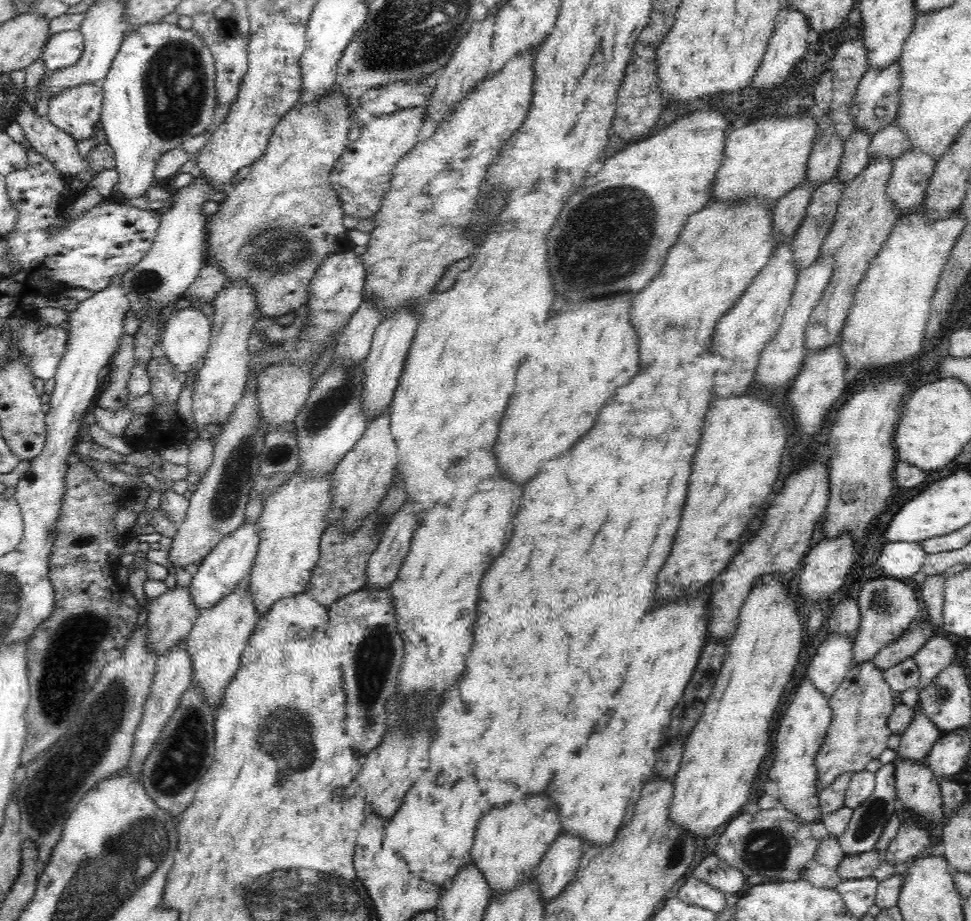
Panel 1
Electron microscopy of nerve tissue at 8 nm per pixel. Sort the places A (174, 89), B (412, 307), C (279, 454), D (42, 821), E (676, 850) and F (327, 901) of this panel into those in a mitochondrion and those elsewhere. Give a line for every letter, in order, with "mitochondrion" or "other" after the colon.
A: mitochondrion
B: other
C: mitochondrion
D: mitochondrion
E: mitochondrion
F: mitochondrion

